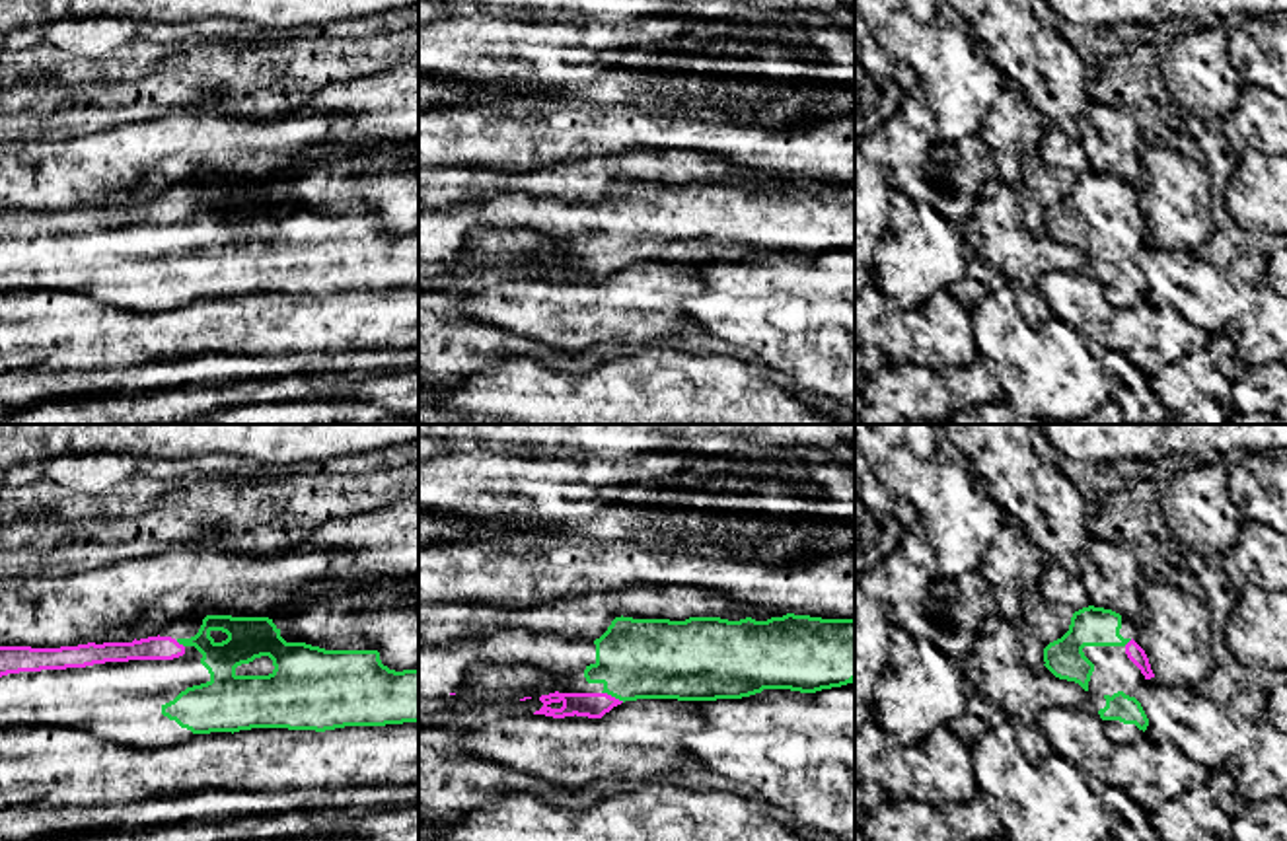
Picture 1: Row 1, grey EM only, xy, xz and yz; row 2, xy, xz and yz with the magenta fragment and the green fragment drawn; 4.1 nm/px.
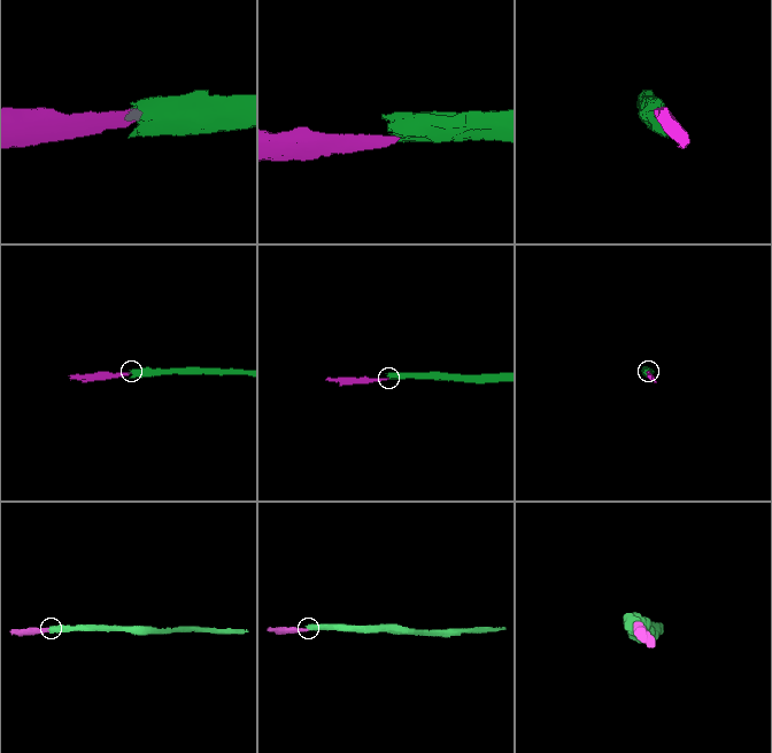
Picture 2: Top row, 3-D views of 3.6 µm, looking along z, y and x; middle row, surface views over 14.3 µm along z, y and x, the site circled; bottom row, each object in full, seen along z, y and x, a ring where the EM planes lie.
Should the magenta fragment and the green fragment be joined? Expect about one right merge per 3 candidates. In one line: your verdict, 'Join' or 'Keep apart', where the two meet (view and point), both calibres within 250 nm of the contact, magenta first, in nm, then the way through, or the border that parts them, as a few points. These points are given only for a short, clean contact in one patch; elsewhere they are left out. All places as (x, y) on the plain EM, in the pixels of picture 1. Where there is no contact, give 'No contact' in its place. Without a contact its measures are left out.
Join. Touches magenta at xz (614, 261). Thickness 110 nm (magenta) against 340 nm. Path across: xz (594, 269), (614, 261), (635, 222)

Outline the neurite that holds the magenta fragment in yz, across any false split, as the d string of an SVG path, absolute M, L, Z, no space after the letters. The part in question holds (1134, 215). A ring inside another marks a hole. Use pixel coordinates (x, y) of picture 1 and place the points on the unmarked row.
M1083 171L1073 177L1069 195L1044 212L1044 230L1059 243L1075 245L1088 255L1094 228L1085 220L1085 210L1123 210L1127 222L1145 243L1155 241L1145 214L1120 199L1122 179L1104 171Z

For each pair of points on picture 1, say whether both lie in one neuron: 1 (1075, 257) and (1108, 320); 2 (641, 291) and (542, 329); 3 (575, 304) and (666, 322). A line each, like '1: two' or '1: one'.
1: two
2: one
3: one

